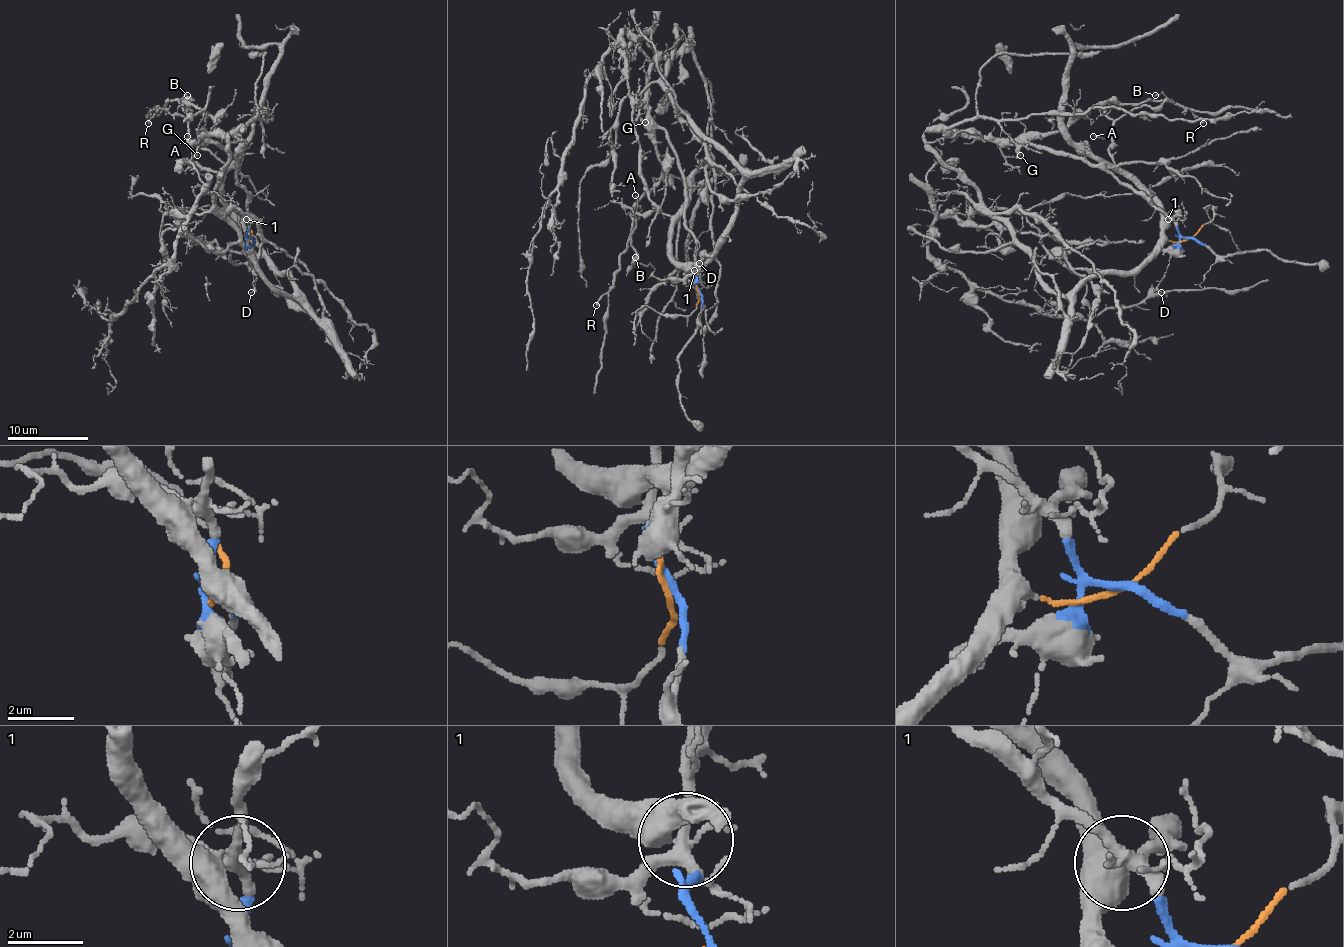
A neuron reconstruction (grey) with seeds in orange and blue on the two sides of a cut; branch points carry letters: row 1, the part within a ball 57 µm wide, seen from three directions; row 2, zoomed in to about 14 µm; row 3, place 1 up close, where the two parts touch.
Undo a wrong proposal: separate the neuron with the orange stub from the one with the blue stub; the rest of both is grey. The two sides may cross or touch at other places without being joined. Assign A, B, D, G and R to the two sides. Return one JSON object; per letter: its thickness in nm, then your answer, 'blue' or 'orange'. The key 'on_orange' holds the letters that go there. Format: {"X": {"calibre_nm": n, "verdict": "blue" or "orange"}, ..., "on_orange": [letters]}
{"A": {"calibre_nm": 100, "verdict": "orange"}, "B": {"calibre_nm": 100, "verdict": "orange"}, "D": {"calibre_nm": 180, "verdict": "blue"}, "G": {"calibre_nm": 180, "verdict": "blue"}, "R": {"calibre_nm": 170, "verdict": "blue"}, "on_orange": ["A", "B"]}

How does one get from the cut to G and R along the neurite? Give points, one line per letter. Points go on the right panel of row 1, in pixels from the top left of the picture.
G: (1189, 237), (1110, 172), (1025, 142), (1001, 148), (1005, 156), (1021, 154)
R: (1189, 237), (1110, 172), (1027, 140), (1065, 130), (1106, 102), (1168, 100), (1185, 106), (1203, 124)

